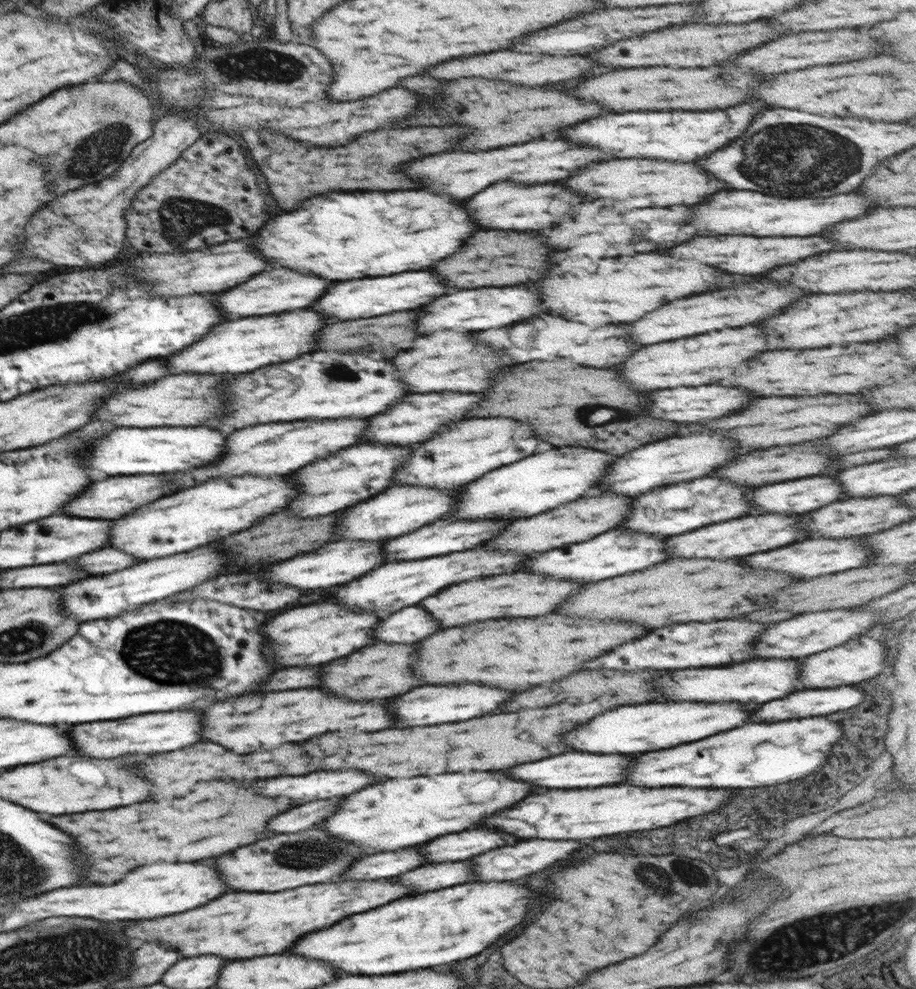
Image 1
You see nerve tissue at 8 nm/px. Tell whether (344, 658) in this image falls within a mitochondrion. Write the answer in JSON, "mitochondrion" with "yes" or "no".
{"mitochondrion":"no"}

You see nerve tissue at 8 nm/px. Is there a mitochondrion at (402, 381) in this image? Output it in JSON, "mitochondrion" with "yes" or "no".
{"mitochondrion":"no"}

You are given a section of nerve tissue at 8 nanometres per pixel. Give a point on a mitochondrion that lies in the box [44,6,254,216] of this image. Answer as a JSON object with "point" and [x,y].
{"point":[87,157]}

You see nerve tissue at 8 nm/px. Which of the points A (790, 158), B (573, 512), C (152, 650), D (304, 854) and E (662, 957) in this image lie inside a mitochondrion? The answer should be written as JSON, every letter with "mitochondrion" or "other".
{"A":"mitochondrion","B":"other","C":"mitochondrion","D":"mitochondrion","E":"other"}

